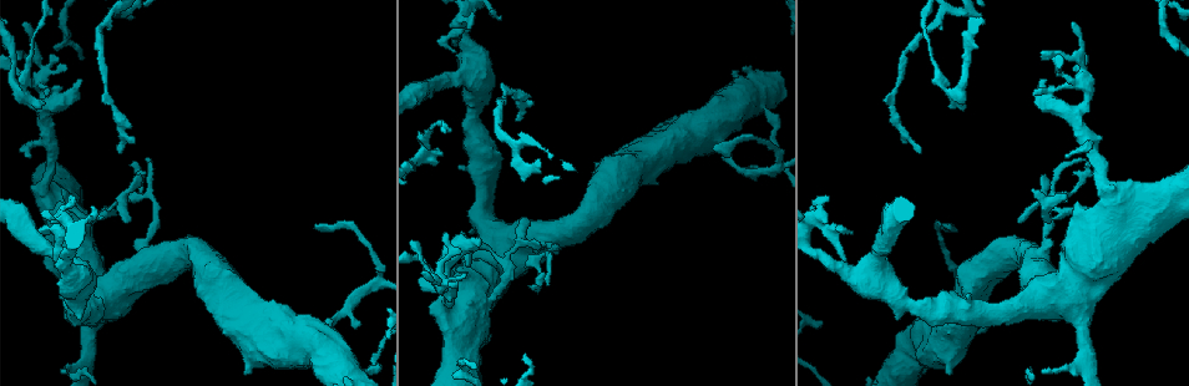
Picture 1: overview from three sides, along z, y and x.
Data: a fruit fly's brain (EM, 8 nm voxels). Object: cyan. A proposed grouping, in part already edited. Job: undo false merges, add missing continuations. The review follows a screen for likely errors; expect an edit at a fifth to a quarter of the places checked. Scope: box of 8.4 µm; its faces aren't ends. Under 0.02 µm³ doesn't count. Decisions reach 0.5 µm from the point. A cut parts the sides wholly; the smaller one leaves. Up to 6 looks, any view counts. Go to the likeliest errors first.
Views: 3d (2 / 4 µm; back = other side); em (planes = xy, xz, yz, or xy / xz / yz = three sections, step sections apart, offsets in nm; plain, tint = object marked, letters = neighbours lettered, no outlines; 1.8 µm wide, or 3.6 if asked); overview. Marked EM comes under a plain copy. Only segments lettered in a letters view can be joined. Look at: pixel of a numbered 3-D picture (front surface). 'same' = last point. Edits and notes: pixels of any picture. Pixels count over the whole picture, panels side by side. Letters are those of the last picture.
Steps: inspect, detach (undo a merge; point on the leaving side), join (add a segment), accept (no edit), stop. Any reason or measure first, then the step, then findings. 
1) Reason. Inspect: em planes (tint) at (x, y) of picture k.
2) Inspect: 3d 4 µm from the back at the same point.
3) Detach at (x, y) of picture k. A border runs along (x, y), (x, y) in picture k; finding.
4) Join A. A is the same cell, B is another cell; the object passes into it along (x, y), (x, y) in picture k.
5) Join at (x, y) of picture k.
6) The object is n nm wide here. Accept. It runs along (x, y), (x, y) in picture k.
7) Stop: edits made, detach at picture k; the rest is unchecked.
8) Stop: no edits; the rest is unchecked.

Calibre changes. Inspect: 3d 4 µm at (493, 236) of picture 1.

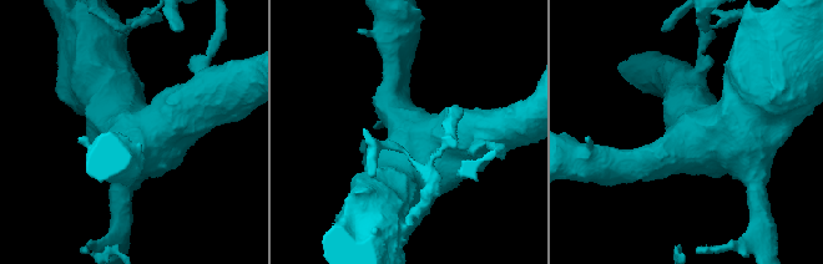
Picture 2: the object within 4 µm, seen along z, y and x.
Need the tissue. Inspect: em 3.6 µm xz step 16 (tint) at (686, 144) of picture 2.

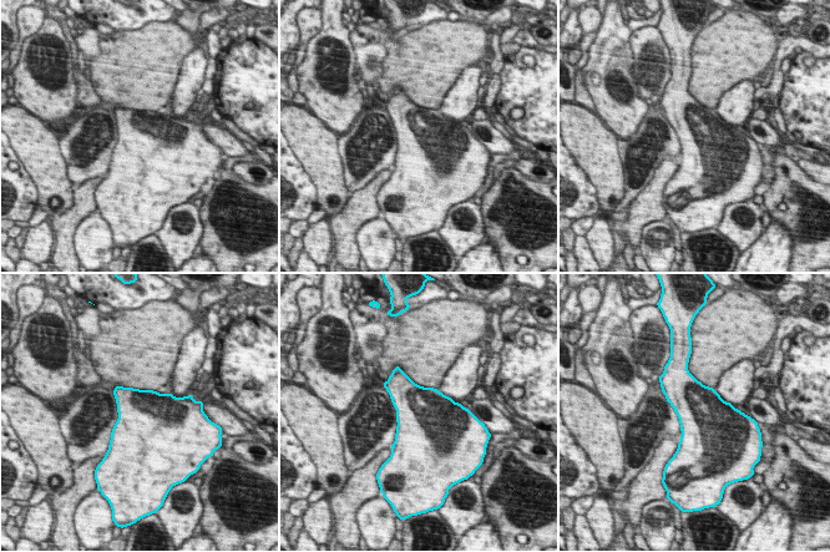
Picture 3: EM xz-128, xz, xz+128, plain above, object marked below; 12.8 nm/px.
Cut it another way. Inspect: em 3.6 µm planes (letters) at the same point.

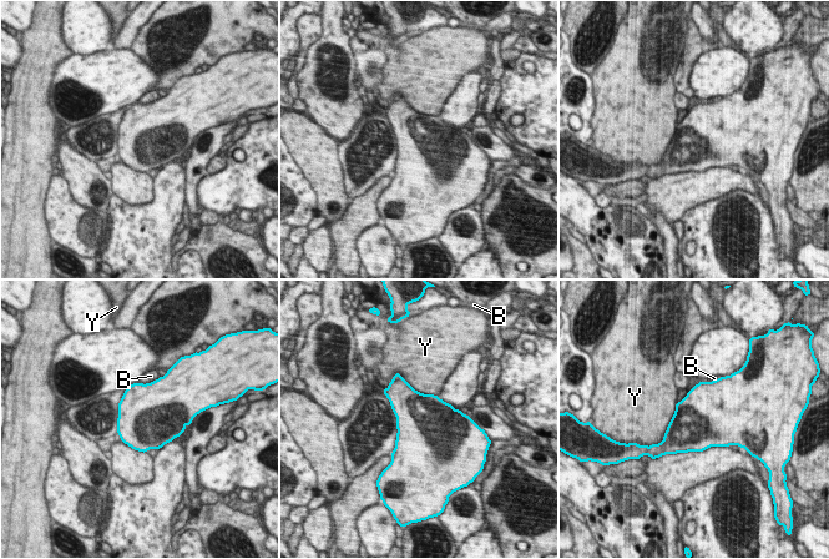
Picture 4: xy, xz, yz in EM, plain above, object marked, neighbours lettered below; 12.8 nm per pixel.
The object is 800 nm wide here. Accept. B and Y are other cells; a border runs along (404, 379), (420, 392), (438, 396) in picture 4; one cell here.

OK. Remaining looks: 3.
An open end. Inspect: 3d 4 µm at (548, 285) of picture 1.

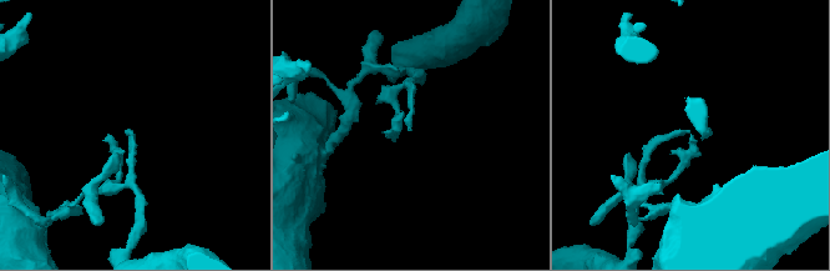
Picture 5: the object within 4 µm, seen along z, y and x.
Need the tissue. Inspect: em xz step 4 (letters) at (408, 129) of picture 5.

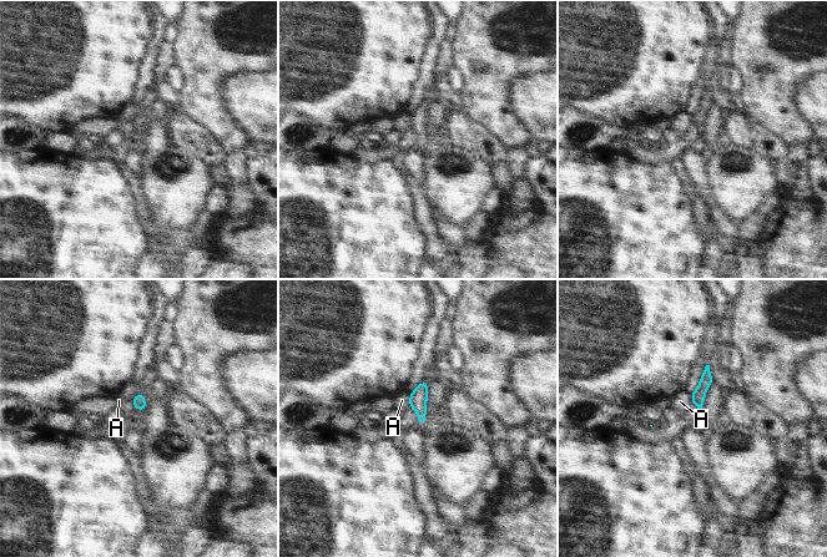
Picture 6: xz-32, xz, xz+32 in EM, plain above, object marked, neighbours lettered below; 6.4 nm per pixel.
Inspect: em planes (letters) at the same point.

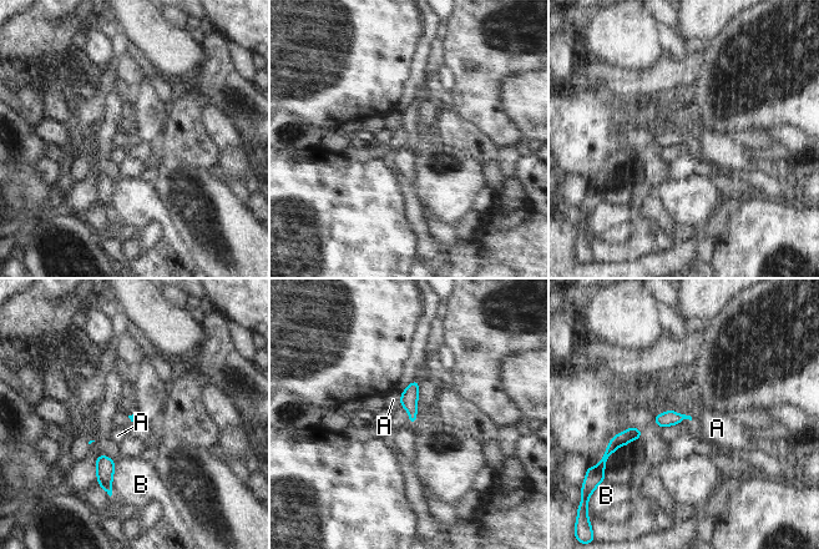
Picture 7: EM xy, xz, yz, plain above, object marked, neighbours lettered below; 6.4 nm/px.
Accept. A and B are other cells; a border runs along (399, 394), (400, 403) in picture 7; no lettered segment goes on from it.

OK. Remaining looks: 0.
Stop: no edits; the rest is unchecked.

